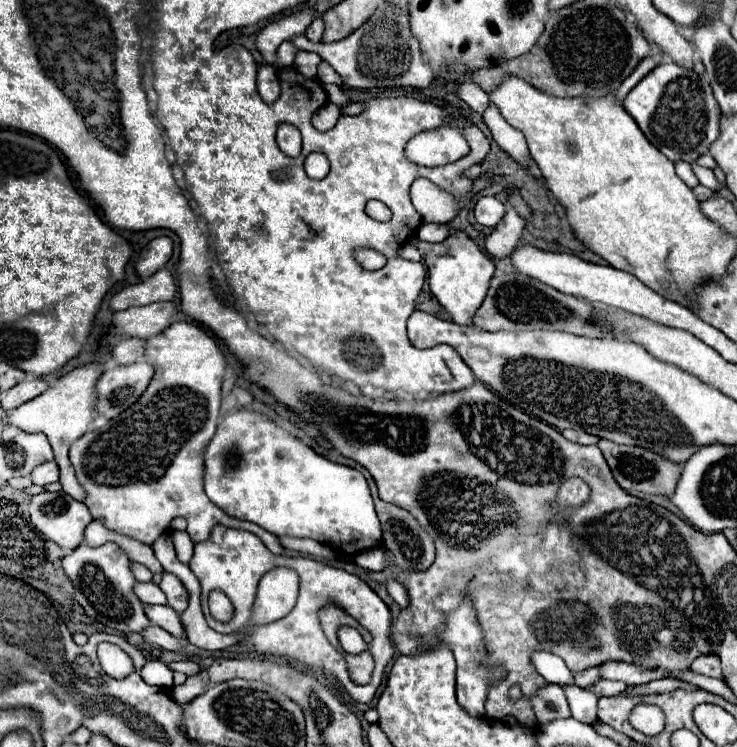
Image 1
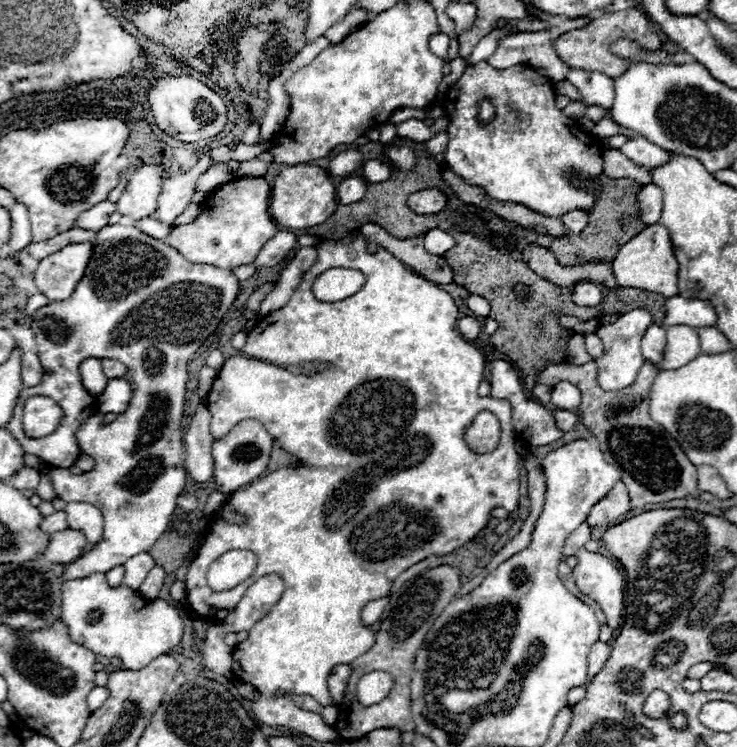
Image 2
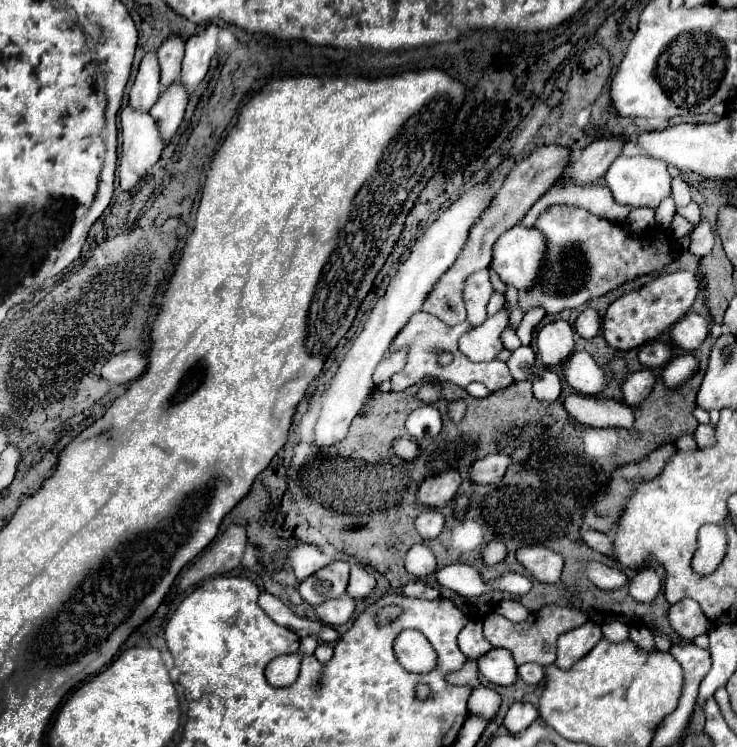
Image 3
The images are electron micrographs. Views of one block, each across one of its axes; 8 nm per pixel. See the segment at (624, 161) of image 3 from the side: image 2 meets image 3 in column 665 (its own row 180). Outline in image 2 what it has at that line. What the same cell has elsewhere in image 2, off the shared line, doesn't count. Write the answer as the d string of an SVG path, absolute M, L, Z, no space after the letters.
M204 154L198 164L188 170L188 172L174 172L170 174L170 178L162 180L162 194L158 200L158 210L152 214L152 218L164 222L164 224L172 224L176 216L180 216L184 212L184 208L192 202L194 196L194 188L198 178L210 168L212 158L208 154Z

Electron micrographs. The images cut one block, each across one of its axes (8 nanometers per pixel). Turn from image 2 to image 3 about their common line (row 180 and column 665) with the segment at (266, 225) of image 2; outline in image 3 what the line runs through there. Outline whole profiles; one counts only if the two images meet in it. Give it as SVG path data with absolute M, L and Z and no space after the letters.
M566 204L548 206L538 216L534 228L546 238L546 256L536 282L526 292L520 292L518 308L522 312L542 308L546 314L558 314L580 308L588 300L604 296L628 280L662 270L680 256L678 244L660 226L650 228L650 234L632 234L622 224Z

